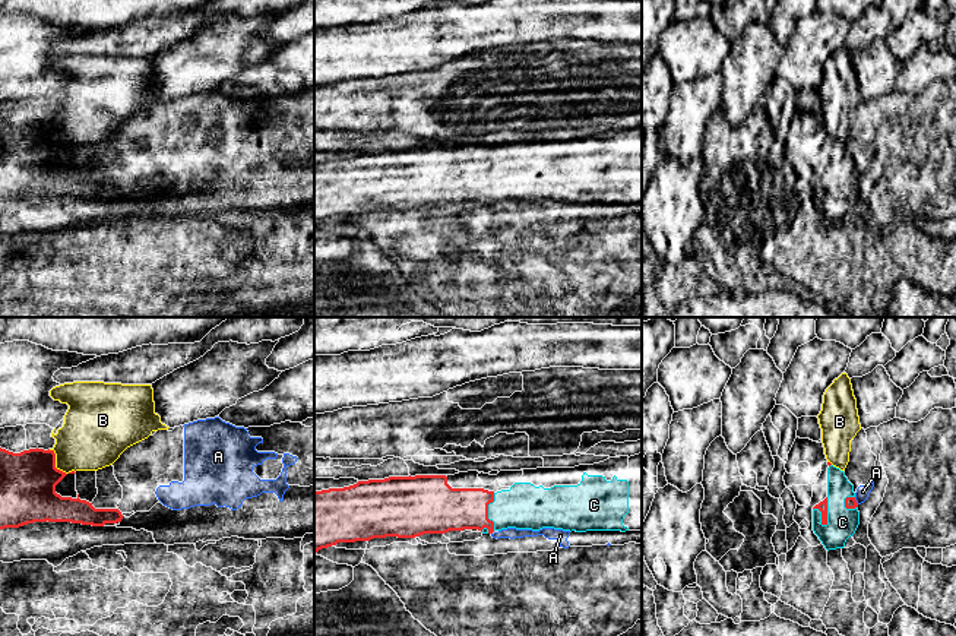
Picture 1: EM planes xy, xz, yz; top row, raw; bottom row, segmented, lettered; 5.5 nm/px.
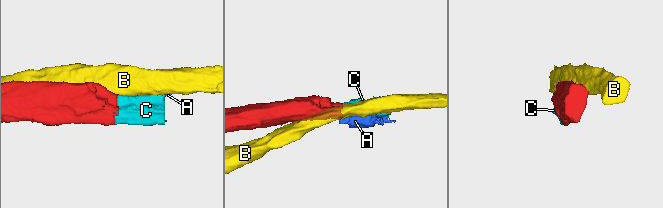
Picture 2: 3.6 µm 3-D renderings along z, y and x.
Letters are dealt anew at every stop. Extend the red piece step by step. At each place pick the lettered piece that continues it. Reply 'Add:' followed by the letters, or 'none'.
Add: C

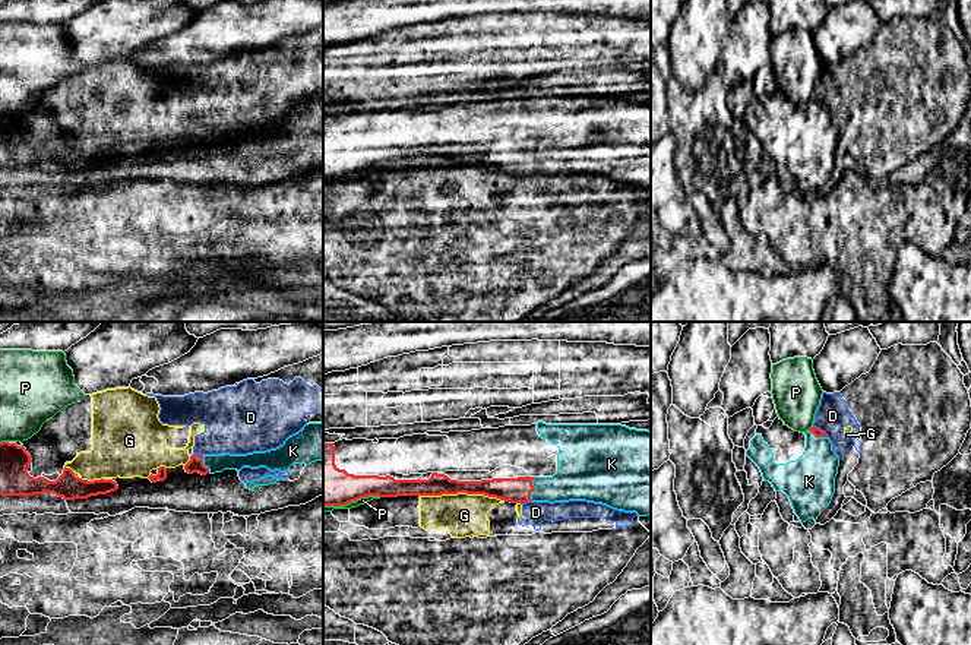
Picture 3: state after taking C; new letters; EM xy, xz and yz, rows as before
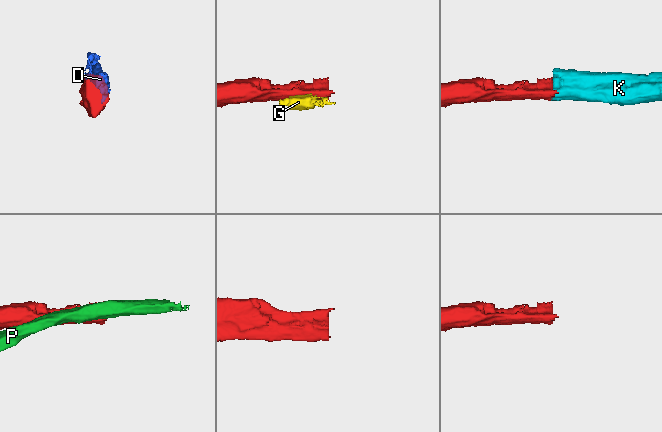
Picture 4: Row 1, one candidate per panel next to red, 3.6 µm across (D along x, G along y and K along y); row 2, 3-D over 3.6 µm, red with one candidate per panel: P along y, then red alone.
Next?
Add: K

